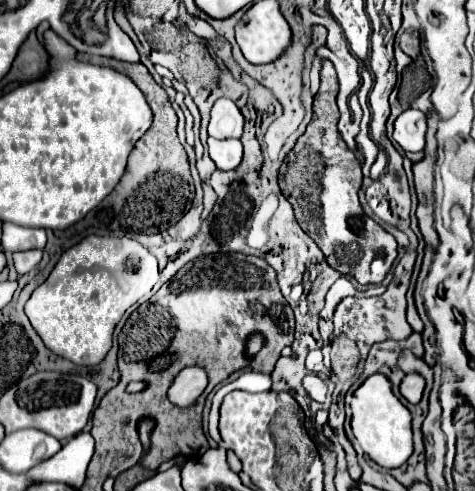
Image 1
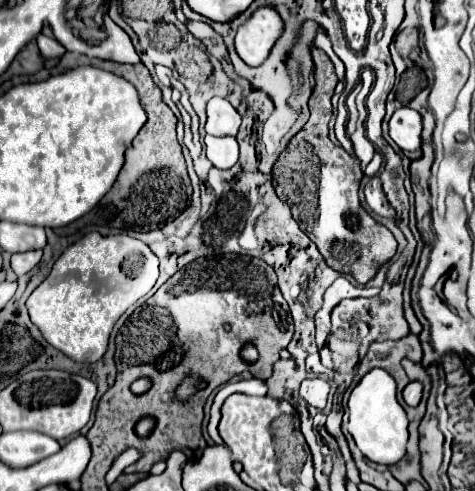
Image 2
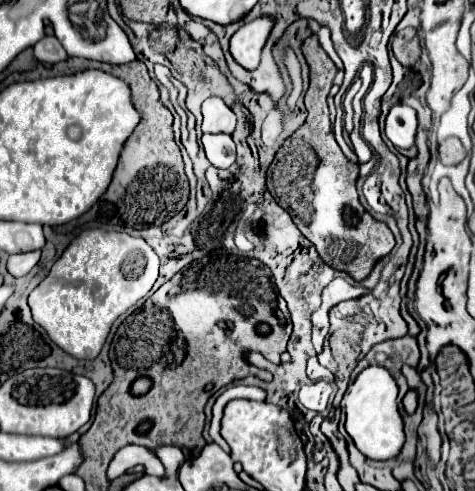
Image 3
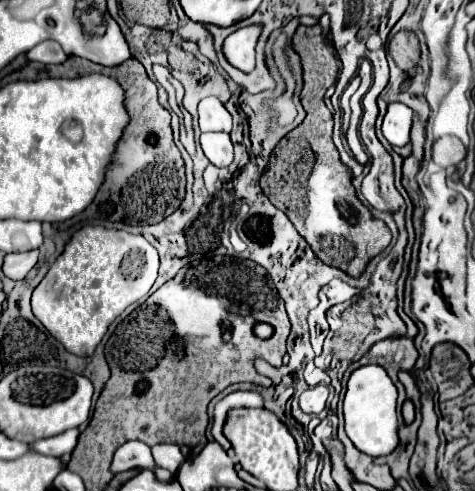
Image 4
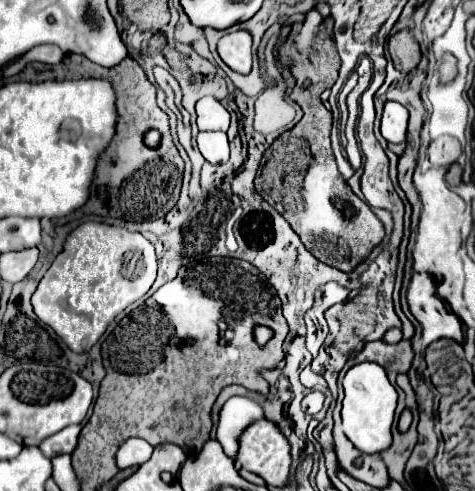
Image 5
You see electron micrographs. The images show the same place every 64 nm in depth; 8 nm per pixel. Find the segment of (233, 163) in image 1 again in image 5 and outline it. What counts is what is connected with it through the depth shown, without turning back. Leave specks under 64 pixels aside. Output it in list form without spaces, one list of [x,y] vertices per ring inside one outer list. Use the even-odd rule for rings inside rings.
[[[198,132],[196,144],[200,154],[206,158],[206,162],[210,164],[228,162],[230,146],[228,146],[226,132]]]

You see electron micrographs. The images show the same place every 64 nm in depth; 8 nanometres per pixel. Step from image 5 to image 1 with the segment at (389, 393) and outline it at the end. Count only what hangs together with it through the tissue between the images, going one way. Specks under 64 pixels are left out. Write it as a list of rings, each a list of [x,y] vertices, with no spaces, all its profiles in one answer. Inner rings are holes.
[[[376,372],[364,380],[364,384],[354,392],[352,402],[352,434],[362,446],[364,454],[368,454],[382,468],[398,468],[412,454],[412,416],[408,408],[394,396],[390,380]]]

